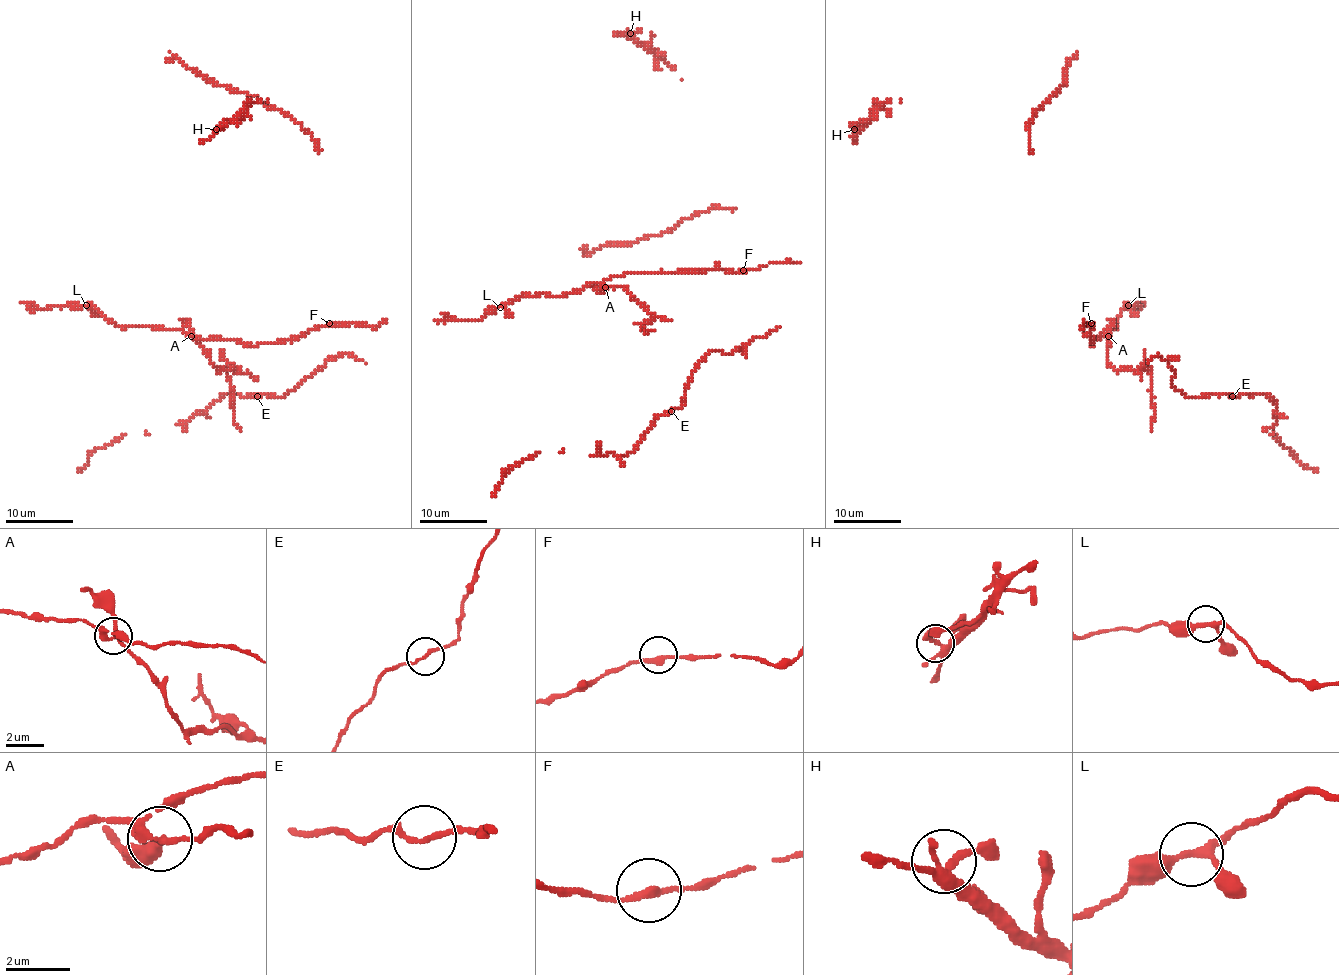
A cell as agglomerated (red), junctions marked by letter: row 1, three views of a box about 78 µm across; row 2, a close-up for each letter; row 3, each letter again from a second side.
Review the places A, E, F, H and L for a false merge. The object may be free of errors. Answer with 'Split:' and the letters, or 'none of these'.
Split: A

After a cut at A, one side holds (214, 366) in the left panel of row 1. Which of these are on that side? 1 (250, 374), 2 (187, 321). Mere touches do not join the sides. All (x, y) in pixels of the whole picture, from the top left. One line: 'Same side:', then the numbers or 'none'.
Same side: 1, 2

